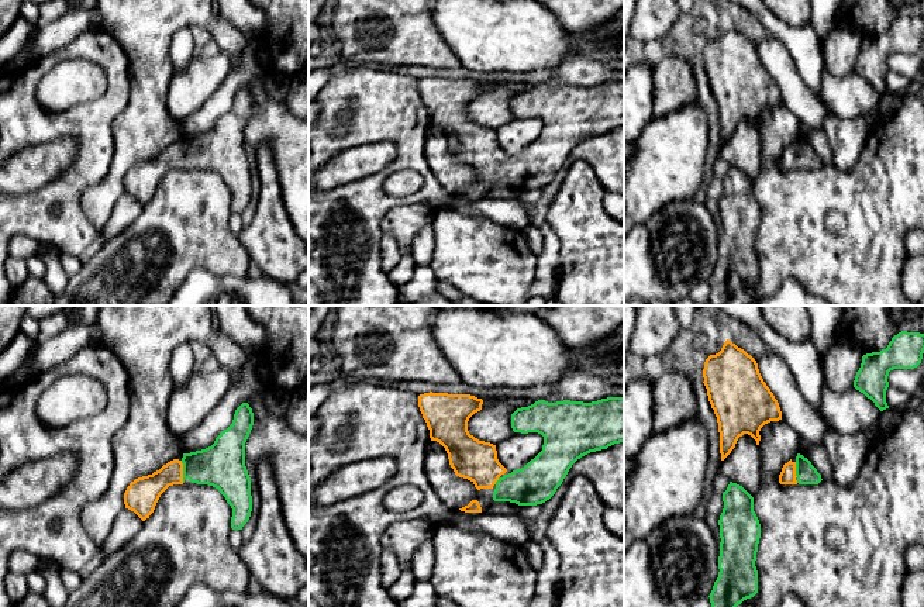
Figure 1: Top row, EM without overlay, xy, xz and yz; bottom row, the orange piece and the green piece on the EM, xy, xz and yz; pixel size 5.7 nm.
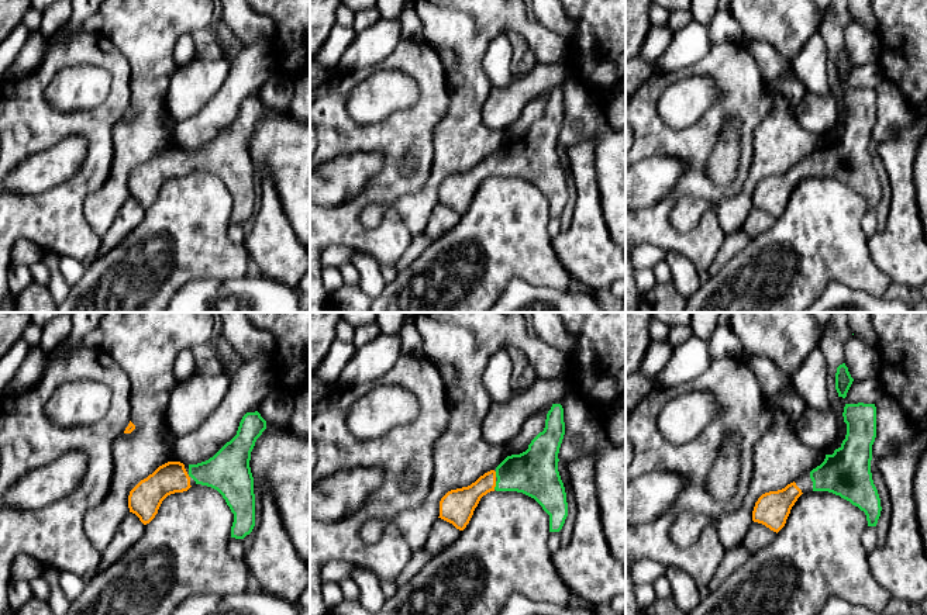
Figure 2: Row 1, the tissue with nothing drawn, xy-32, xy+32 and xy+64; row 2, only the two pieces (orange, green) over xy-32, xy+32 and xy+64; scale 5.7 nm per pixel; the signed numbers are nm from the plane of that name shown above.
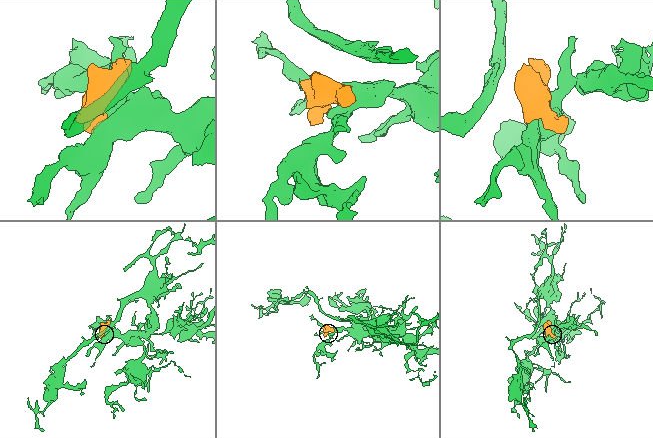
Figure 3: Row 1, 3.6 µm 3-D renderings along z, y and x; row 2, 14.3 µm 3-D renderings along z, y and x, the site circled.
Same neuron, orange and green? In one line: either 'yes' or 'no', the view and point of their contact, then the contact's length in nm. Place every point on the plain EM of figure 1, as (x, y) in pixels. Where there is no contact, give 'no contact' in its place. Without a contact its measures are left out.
yes; meets orange in xy at (182, 157); contact 130 nm long

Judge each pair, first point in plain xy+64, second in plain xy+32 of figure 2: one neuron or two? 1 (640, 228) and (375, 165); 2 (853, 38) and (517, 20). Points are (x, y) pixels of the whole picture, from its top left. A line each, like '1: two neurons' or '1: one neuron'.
1: two neurons
2: one neuron

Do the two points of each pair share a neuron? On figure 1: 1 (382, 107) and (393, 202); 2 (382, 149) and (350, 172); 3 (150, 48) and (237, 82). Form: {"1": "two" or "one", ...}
{"1": "one", "2": "one", "3": "two"}

